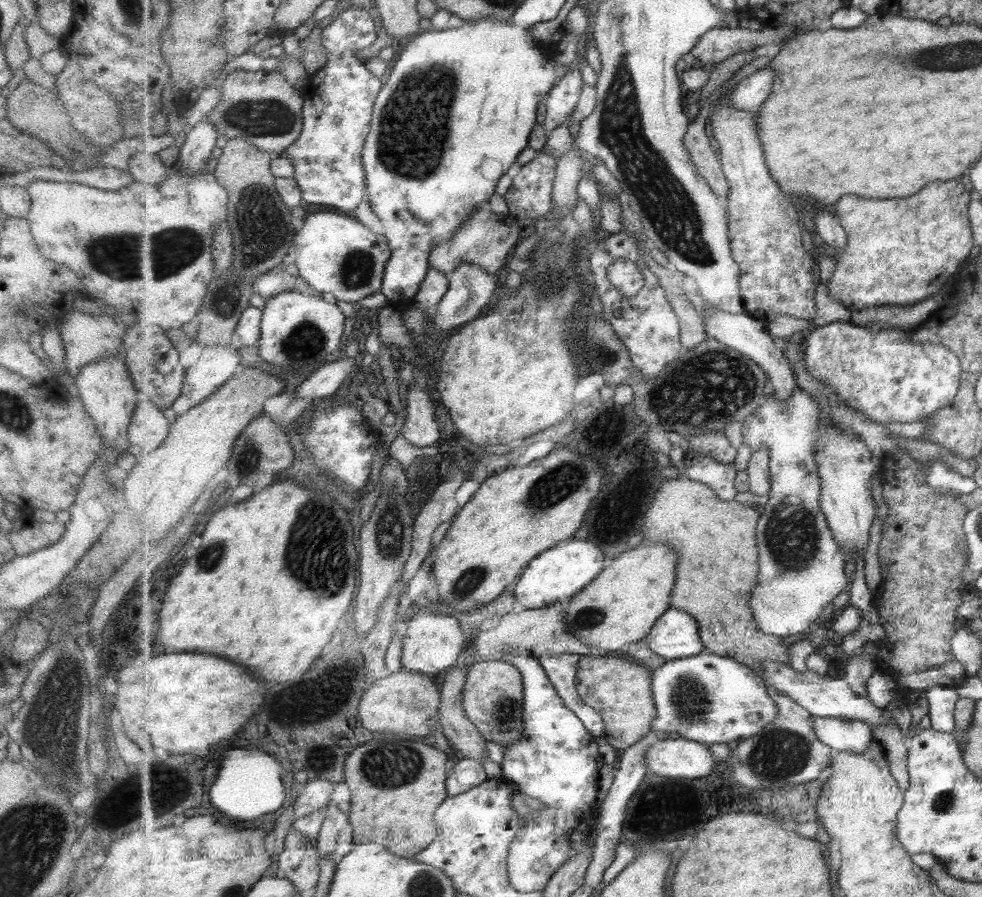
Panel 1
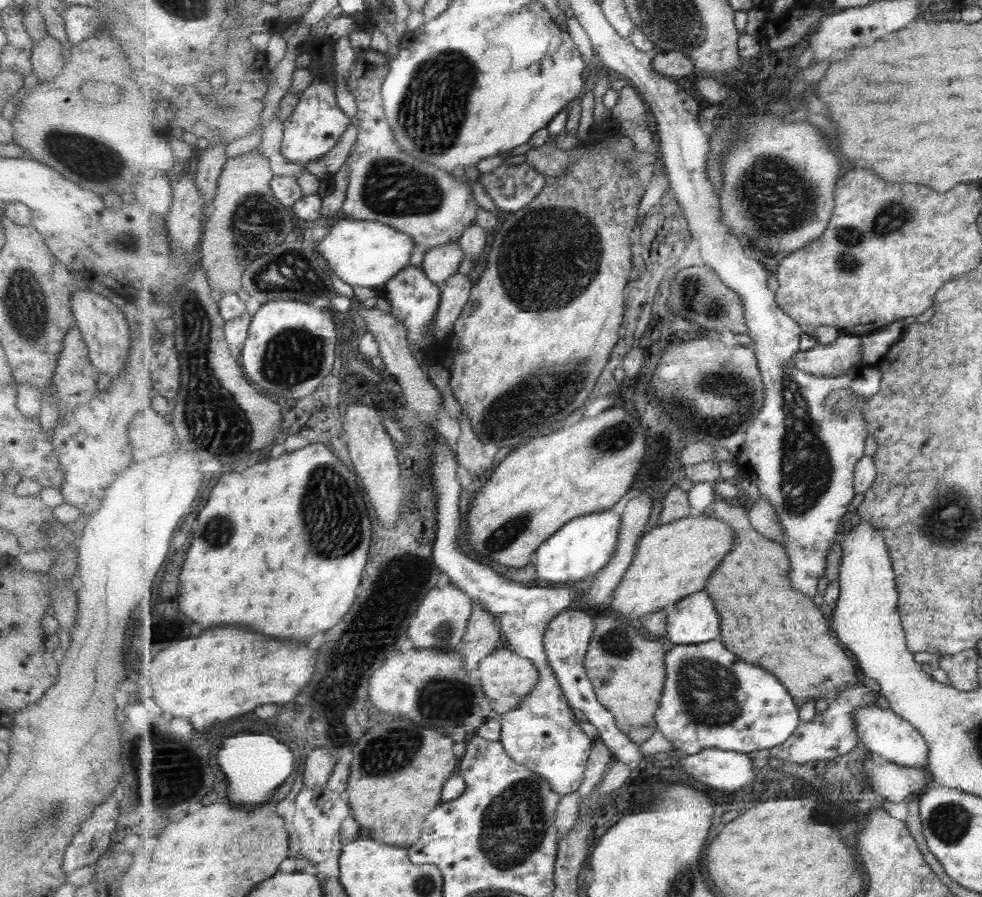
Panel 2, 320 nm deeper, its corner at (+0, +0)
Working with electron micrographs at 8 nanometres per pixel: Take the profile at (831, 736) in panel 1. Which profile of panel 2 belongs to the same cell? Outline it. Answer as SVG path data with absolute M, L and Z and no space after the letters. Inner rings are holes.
M875 757L865 762L873 788L891 802L903 802L907 796L922 796L931 789L933 778L926 768L900 766Z

